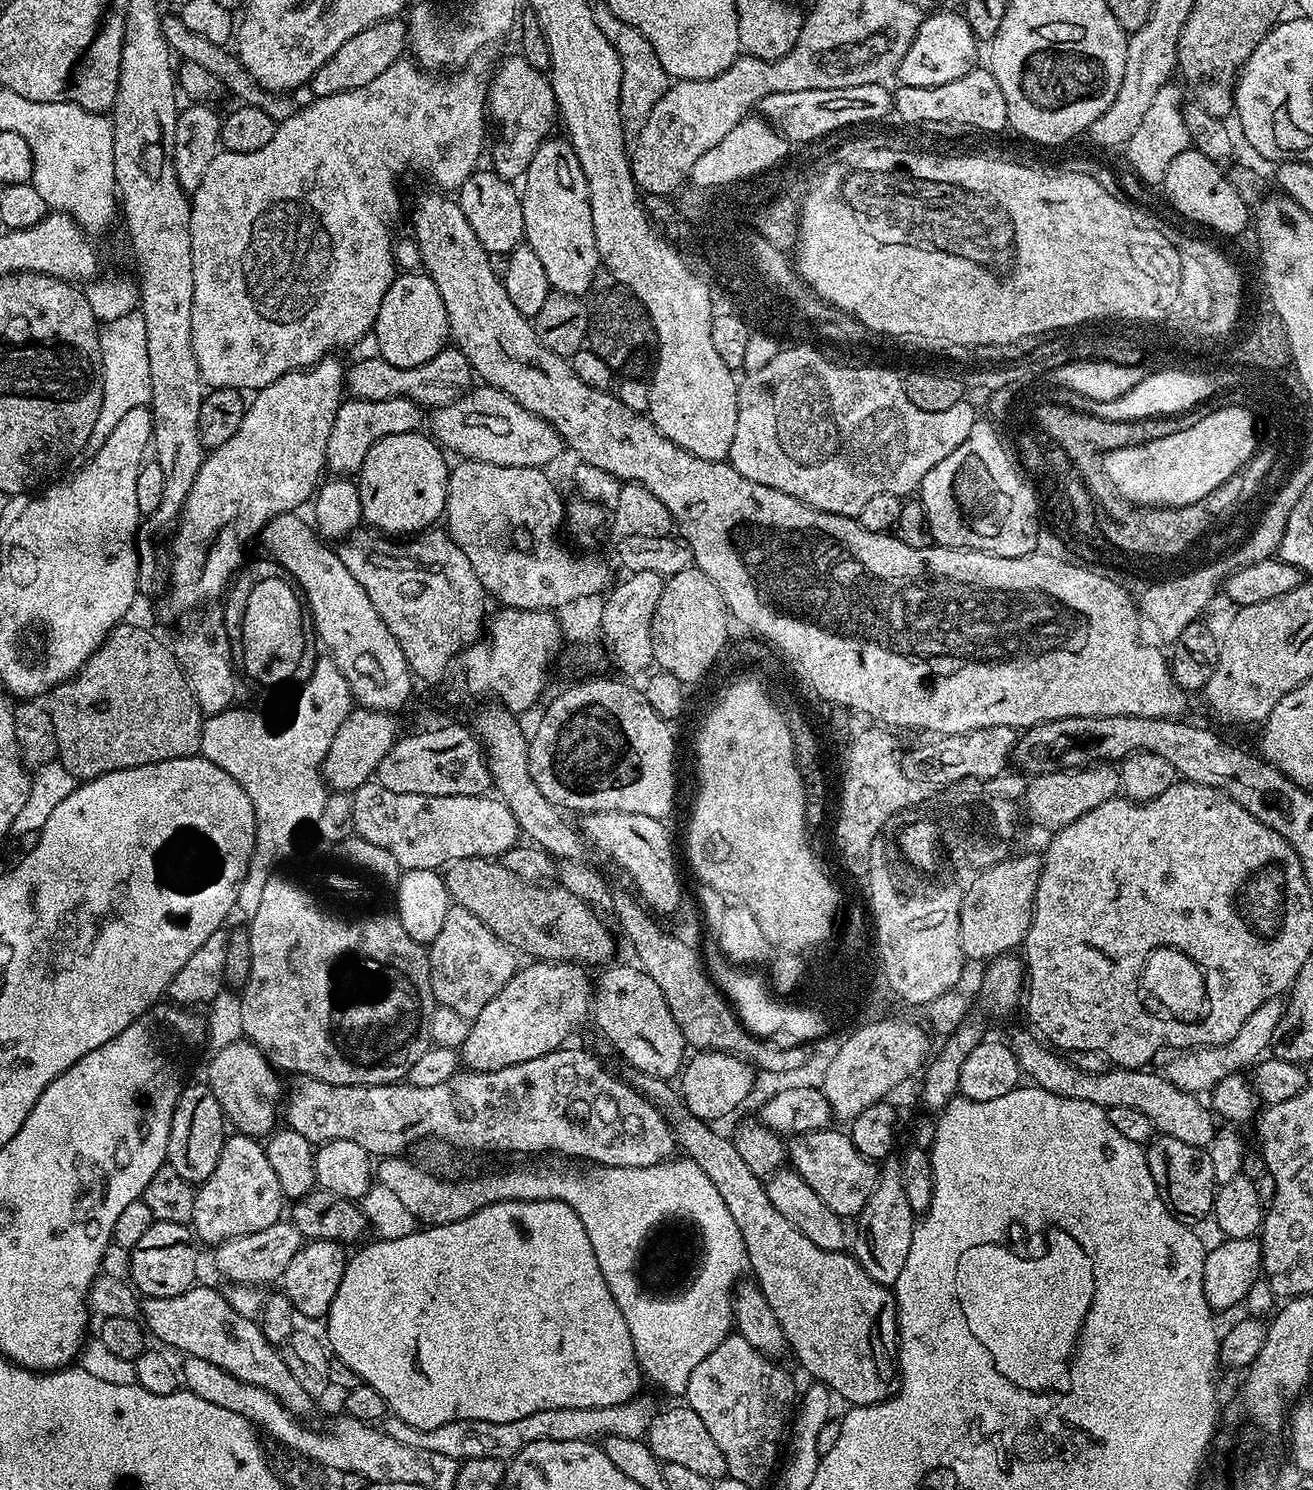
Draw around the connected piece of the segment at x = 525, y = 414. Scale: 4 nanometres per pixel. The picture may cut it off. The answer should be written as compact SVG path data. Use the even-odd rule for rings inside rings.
M473 387L462 398L435 409L431 413L430 424L431 420L433 428L431 431L434 433L435 439L449 453L451 453L450 451L457 452L457 457L466 460L477 460L478 462L490 462L494 466L543 469L548 466L544 464L558 459L560 451L565 451L566 448L564 441L561 440L559 433L556 432L552 424L548 423L547 420L543 420L538 414L526 410L526 406L522 406L514 398L510 398L497 388Z

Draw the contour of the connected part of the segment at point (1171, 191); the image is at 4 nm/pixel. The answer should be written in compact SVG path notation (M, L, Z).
M1198 151L1183 152L1174 158L1174 162L1170 162L1162 191L1168 195L1174 211L1181 212L1186 219L1193 220L1204 228L1213 228L1224 236L1236 236L1247 224L1249 227L1250 209L1243 204L1241 189L1227 180L1225 169L1219 163L1211 161Z

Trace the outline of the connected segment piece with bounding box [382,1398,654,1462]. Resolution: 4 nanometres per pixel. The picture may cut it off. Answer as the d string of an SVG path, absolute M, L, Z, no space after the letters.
M633 1398L618 1406L602 1406L601 1408L551 1408L538 1410L534 1414L526 1414L526 1418L514 1418L514 1422L486 1422L485 1420L455 1420L446 1422L434 1430L422 1430L389 1415L383 1421L383 1431L390 1438L398 1438L406 1446L414 1446L418 1450L435 1450L438 1454L446 1454L458 1462L477 1460L478 1458L494 1458L507 1462L518 1454L530 1442L549 1440L550 1442L574 1442L575 1440L599 1441L605 1436L632 1438L639 1440L652 1425L654 1407L648 1400Z

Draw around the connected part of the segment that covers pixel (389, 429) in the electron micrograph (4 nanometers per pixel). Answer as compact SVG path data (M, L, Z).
M348 398L343 401L334 418L334 427L330 429L330 442L326 442L326 468L332 474L356 474L359 473L362 462L366 462L366 454L370 454L370 446L374 446L382 438L390 434L406 434L415 432L421 427L420 423L425 423L426 412L421 405L406 398L386 398L382 402L373 400L357 400Z

